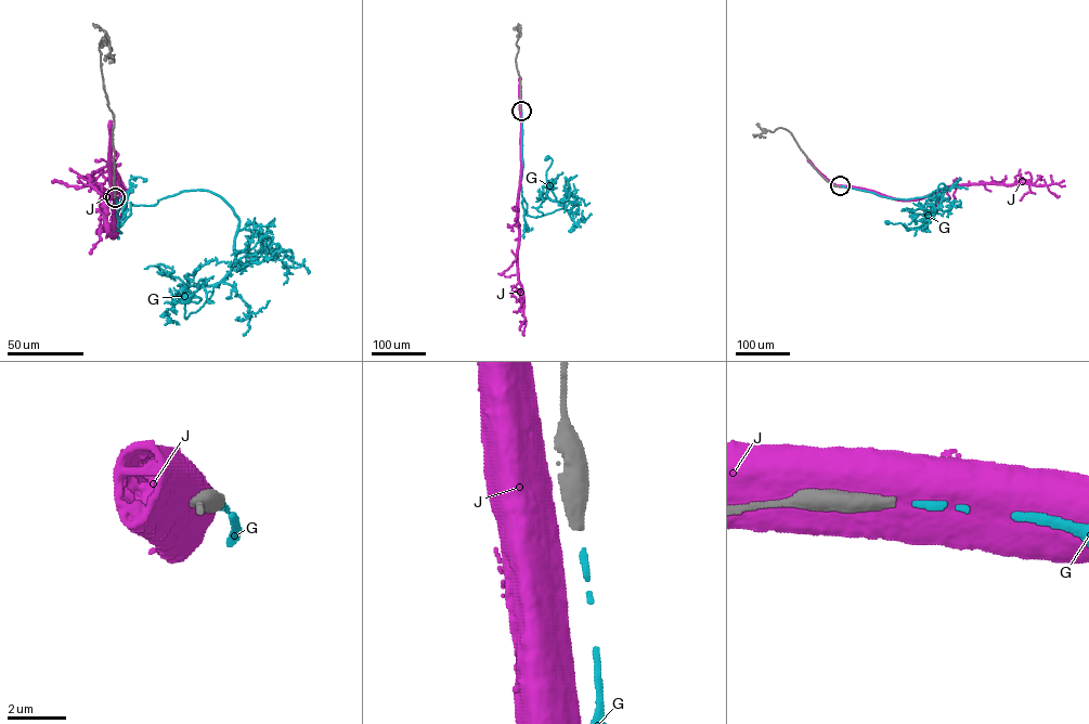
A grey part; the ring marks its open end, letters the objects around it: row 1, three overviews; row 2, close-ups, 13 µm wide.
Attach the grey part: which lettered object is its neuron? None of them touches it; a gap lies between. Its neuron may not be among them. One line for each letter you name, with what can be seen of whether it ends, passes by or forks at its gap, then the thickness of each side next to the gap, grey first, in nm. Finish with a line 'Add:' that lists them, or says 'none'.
G: It ends there. Thickness 440 nm (grey) against 240 nm
Add: G

